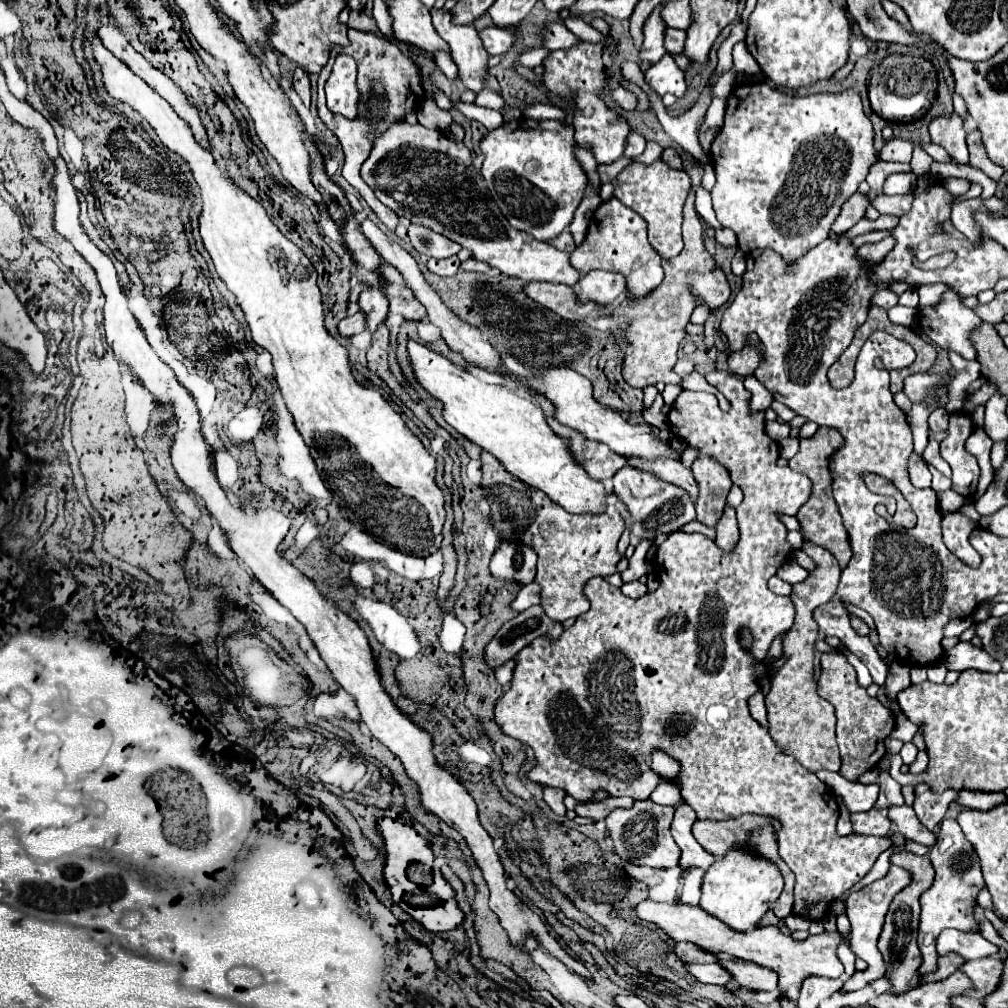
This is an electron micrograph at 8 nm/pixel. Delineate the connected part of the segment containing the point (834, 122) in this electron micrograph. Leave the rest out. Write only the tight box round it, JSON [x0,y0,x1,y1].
[709,81,879,263]

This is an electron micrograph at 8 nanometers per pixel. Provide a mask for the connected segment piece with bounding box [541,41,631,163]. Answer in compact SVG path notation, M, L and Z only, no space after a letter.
M579 41L577 45L561 51L551 51L543 59L543 73L541 83L547 91L561 97L565 103L573 103L573 125L575 125L575 141L581 147L587 147L597 163L611 163L619 159L625 151L627 135L631 131L625 117L621 117L617 111L609 109L605 101L599 97L601 91L607 87L609 73L605 71L601 53L605 49L605 43L589 43Z

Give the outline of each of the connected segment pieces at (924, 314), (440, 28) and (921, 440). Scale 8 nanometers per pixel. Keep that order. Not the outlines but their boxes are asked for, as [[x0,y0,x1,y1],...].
[[919,291,983,361],[433,9,499,93],[907,403,933,455]]

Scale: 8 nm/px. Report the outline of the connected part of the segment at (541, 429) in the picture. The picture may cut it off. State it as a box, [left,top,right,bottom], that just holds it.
[407,341,615,515]

